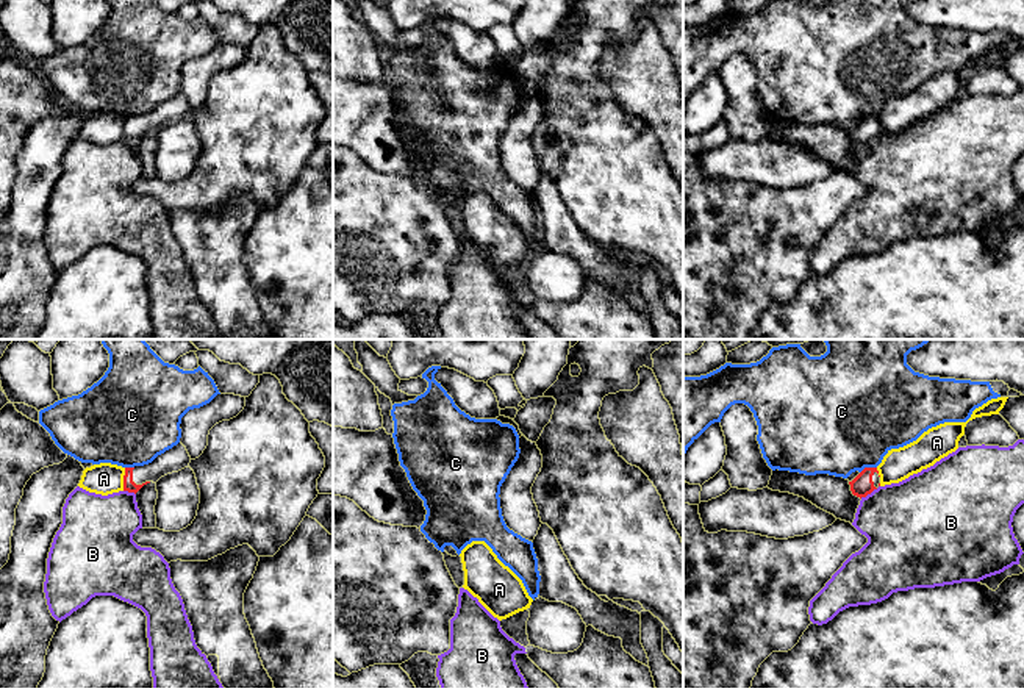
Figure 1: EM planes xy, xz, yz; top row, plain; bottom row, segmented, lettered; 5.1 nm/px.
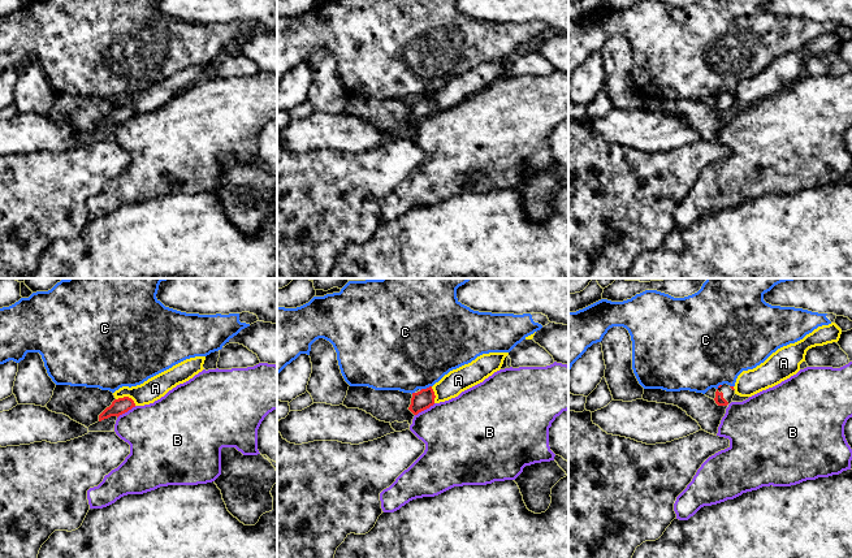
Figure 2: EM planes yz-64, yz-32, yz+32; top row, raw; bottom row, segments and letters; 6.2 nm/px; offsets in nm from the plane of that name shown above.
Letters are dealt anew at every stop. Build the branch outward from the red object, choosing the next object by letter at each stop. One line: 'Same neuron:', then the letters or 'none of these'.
Same neuron: none of these

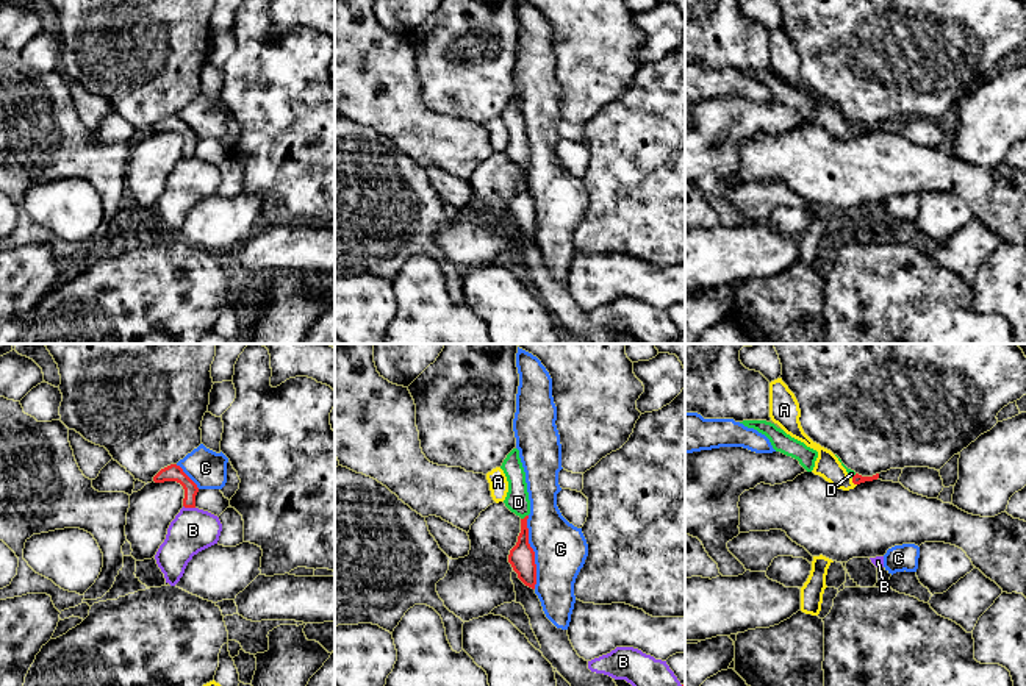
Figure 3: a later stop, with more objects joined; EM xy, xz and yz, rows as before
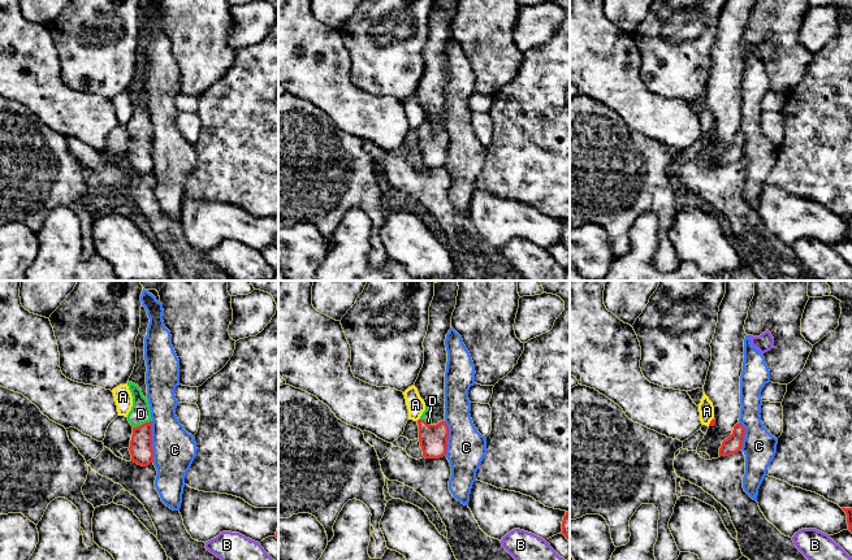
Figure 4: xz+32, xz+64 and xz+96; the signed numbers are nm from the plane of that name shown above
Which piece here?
Same neuron: D

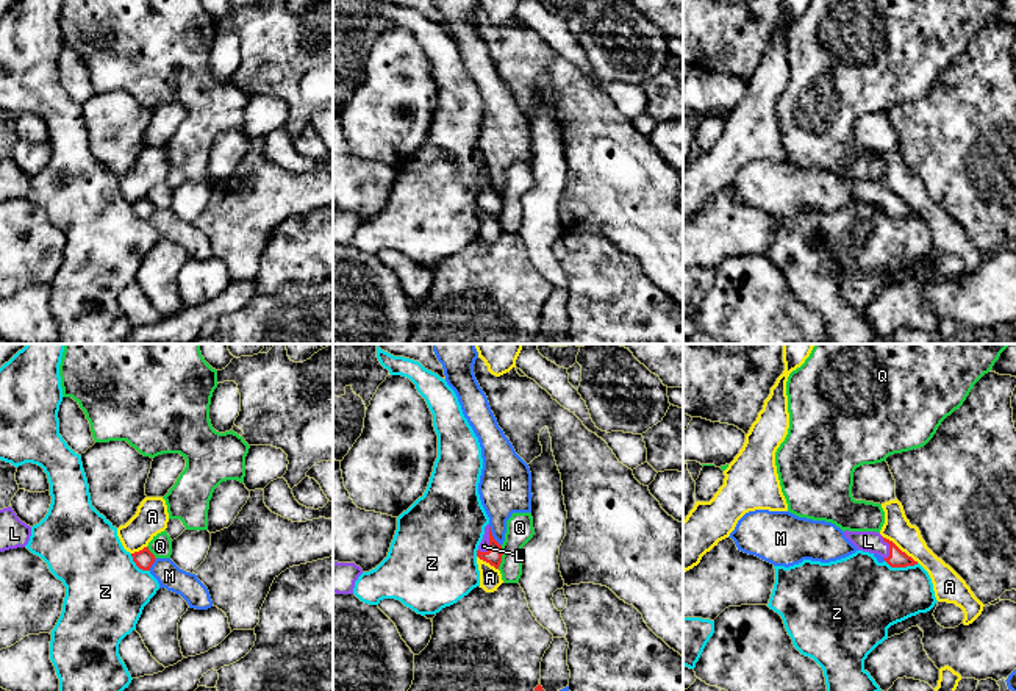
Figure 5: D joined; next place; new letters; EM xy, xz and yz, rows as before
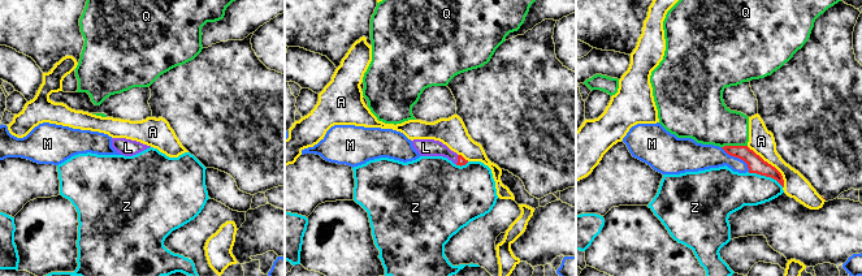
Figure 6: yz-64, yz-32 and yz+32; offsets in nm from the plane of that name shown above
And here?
Same neuron: L

